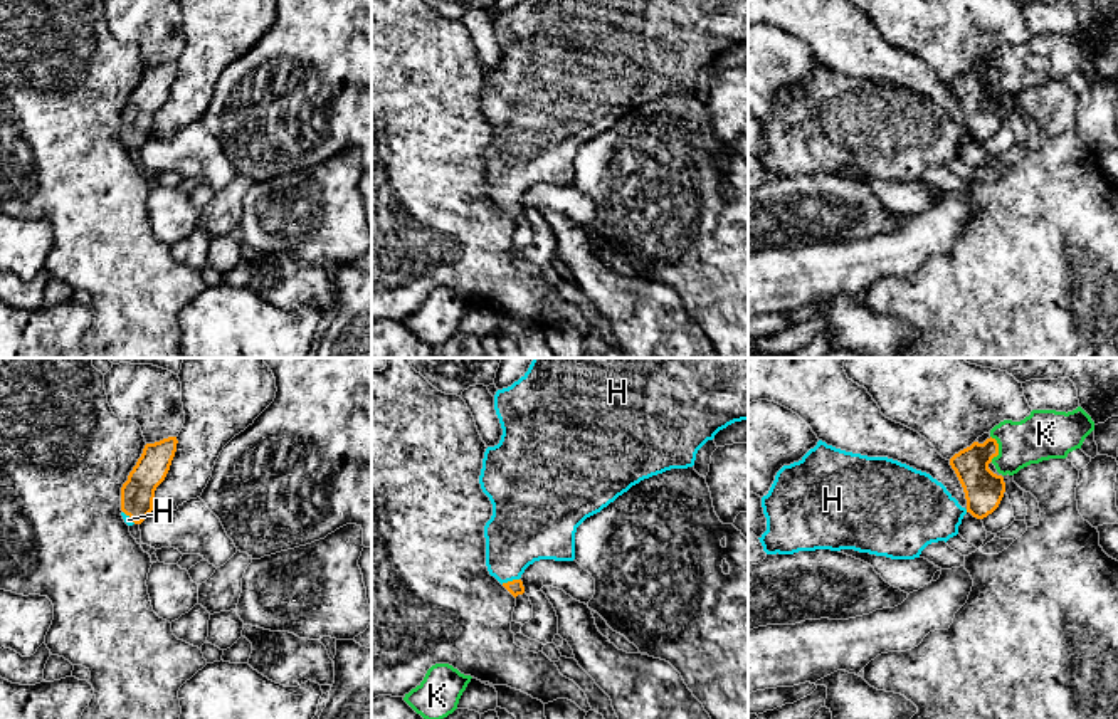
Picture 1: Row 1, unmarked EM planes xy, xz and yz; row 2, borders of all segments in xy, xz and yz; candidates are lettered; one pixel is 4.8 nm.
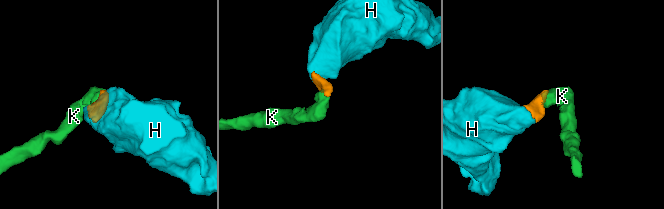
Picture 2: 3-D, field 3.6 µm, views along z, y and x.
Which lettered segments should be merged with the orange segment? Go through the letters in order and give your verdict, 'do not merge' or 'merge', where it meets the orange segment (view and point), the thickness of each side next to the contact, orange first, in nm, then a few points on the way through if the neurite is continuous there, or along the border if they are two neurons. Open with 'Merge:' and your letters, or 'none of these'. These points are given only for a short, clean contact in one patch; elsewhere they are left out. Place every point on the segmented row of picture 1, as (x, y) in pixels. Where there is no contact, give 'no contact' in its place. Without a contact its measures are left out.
Merge: H, K
H: merge | xz (510, 582) | 70/320 nm | across xz (515, 587), (510, 582), (510, 548), (520, 531)
K: merge | yz (997, 449) | 190/240 nm | across yz (984, 489), (984, 462), (997, 449), (1009, 449), (1046, 434)

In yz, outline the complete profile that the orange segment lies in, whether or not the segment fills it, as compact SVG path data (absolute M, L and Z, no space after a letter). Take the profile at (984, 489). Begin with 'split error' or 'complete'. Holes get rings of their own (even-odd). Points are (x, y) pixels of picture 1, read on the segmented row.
split error; M1081 407L1068 413L1032 410L1020 422L1000 422L984 443L973 442L950 459L965 492L967 512L987 517L1004 497L1007 474L1042 460L1066 459L1093 430L1094 422Z

